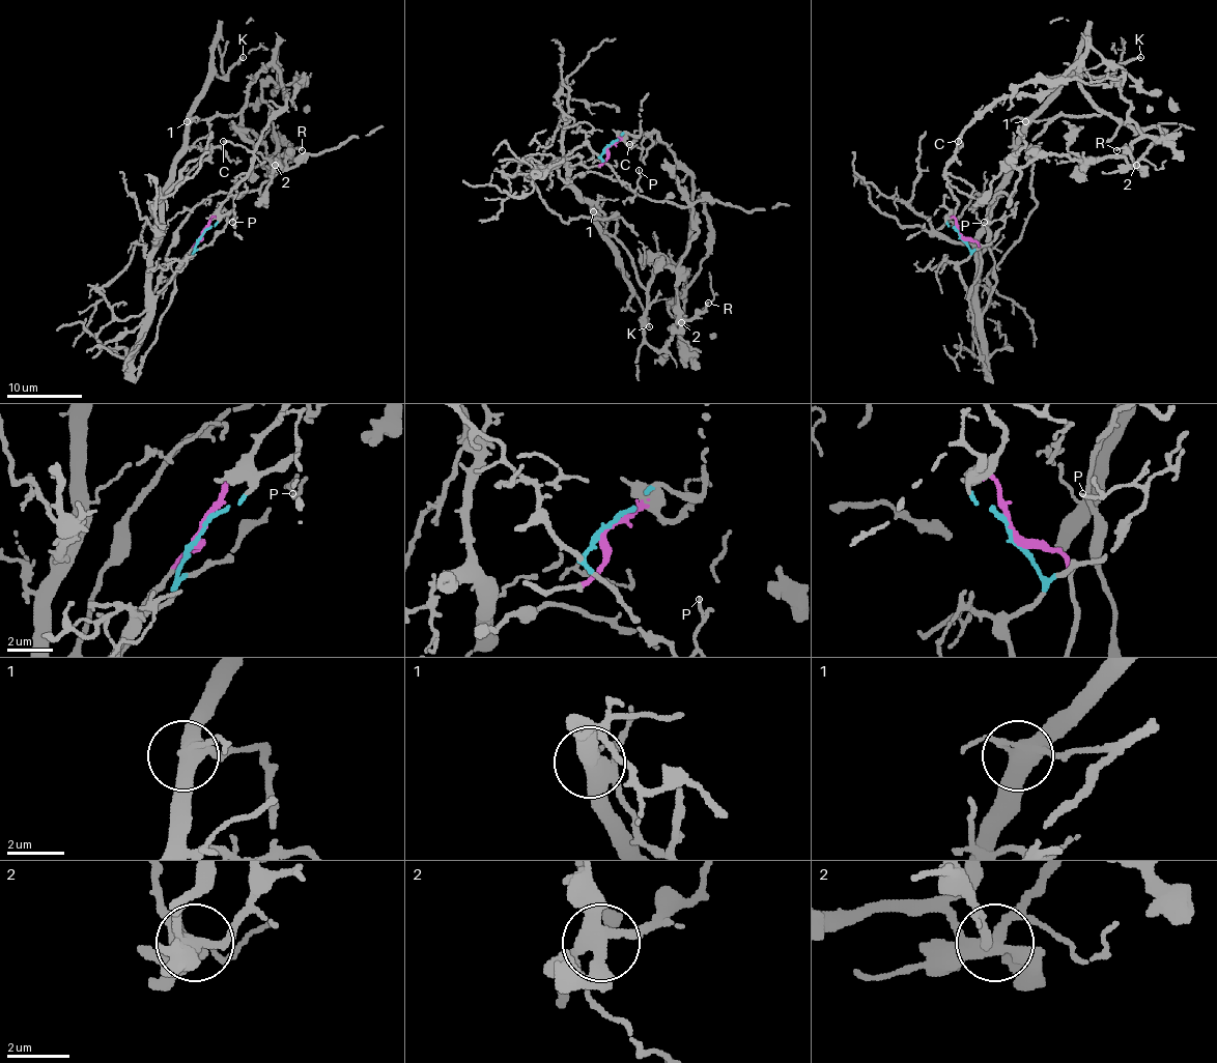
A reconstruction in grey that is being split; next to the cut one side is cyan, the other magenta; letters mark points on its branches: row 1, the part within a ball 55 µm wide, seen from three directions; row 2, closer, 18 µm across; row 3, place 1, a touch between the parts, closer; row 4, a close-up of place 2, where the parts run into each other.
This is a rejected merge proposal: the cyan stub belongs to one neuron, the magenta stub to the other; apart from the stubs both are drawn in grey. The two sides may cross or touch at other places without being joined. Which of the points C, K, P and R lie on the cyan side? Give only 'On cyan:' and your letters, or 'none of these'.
On cyan: K, P

